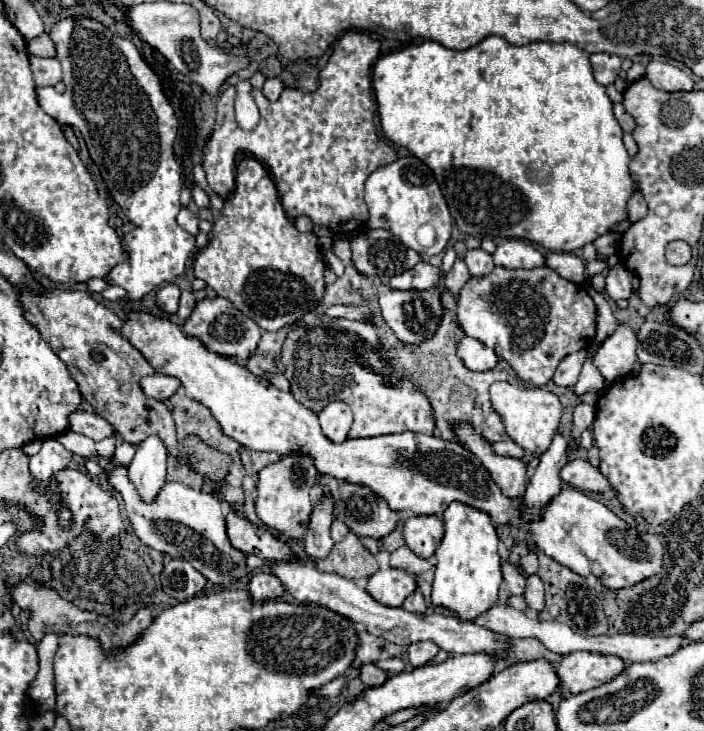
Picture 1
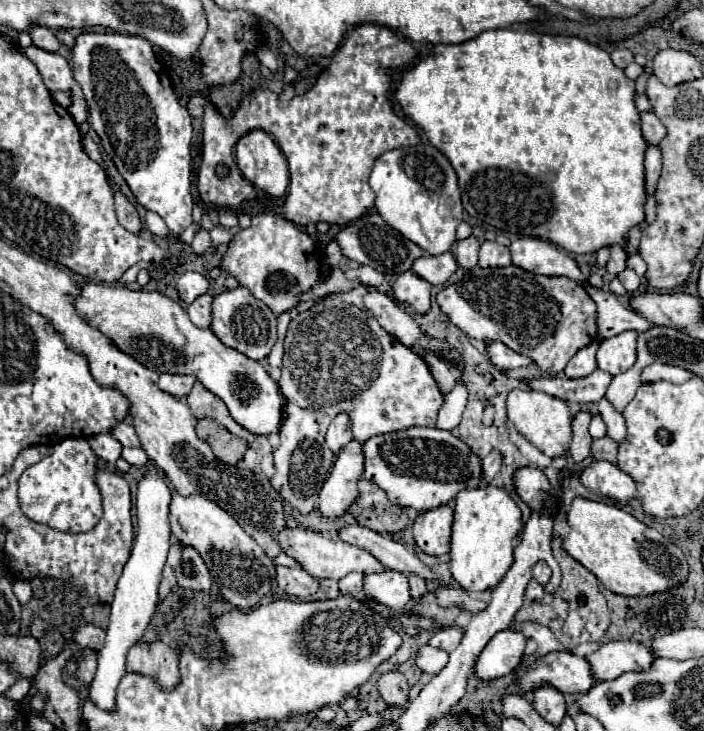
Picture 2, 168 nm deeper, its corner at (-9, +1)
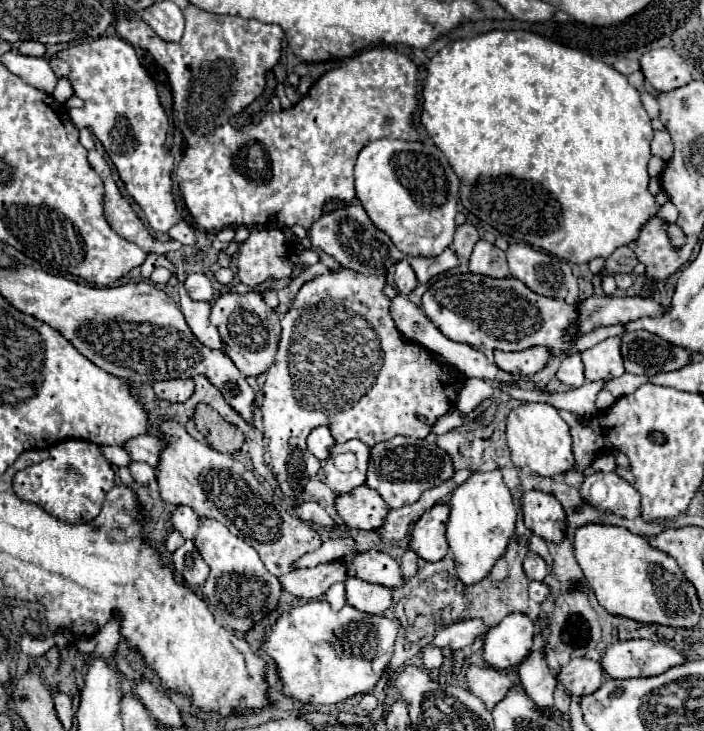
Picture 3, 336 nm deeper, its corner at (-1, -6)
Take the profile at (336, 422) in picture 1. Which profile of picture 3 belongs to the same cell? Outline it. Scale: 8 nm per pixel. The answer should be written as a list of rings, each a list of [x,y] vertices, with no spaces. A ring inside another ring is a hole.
[[[316,427],[310,431],[308,439],[308,451],[318,459],[318,461],[326,461],[330,455],[330,449],[334,447],[334,439],[328,431],[328,427]]]

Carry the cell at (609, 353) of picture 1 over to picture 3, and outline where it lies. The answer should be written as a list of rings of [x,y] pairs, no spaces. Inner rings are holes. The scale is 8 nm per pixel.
[[[608,337],[598,345],[582,351],[584,375],[586,381],[614,379],[624,375],[622,355],[620,355],[620,337]]]

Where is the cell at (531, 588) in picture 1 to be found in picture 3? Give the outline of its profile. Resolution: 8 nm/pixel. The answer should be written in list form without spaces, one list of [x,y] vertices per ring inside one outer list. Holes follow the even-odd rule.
[[[528,553],[524,557],[524,573],[528,575],[530,581],[542,581],[548,575],[548,565],[544,563],[544,559],[536,553]]]

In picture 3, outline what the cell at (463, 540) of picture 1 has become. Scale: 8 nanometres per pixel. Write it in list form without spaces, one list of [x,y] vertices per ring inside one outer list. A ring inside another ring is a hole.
[[[476,471],[452,495],[452,513],[448,519],[446,537],[450,543],[450,557],[456,561],[456,575],[464,585],[484,579],[498,557],[504,555],[506,543],[514,533],[516,509],[510,489],[502,481],[502,471]]]

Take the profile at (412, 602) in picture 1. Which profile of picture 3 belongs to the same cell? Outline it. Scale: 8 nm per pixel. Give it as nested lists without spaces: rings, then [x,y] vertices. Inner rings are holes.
[[[410,545],[406,547],[406,551],[404,551],[404,555],[402,555],[402,563],[400,563],[400,567],[402,567],[404,579],[414,577],[416,571],[418,571],[418,555],[410,549]]]

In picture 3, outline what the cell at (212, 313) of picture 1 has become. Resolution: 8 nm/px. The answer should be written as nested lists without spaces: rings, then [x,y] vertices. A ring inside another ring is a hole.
[[[224,293],[212,303],[210,321],[216,325],[222,341],[224,353],[234,361],[242,375],[266,373],[274,363],[274,355],[278,349],[280,337],[280,317],[278,313],[268,307],[260,293]]]

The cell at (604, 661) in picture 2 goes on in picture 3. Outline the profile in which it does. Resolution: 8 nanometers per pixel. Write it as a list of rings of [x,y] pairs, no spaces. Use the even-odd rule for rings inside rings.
[[[634,639],[614,643],[602,657],[606,675],[614,679],[652,677],[668,671],[670,667],[686,663],[688,657],[664,643],[650,643],[648,639]]]

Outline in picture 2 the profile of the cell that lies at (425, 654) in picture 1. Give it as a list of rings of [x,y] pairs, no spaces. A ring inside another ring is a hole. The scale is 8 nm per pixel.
[[[454,626],[454,628],[444,628],[444,630],[438,630],[432,638],[430,638],[430,646],[434,648],[440,648],[440,650],[446,650],[446,652],[452,652],[460,640],[464,636],[464,630],[460,626]]]

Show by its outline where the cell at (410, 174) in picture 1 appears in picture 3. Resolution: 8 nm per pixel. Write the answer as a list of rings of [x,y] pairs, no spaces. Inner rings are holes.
[[[378,139],[368,143],[356,159],[354,165],[354,183],[356,183],[356,197],[364,211],[368,213],[370,221],[390,235],[392,243],[410,257],[434,257],[440,255],[454,237],[456,229],[456,213],[458,213],[458,199],[460,199],[460,179],[452,171],[444,153],[432,141],[392,141],[392,139]]]

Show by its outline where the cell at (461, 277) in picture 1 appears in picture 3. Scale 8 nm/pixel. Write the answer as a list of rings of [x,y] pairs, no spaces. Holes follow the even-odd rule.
[[[464,223],[464,225],[458,225],[456,227],[456,235],[454,235],[454,241],[452,241],[452,247],[456,251],[458,257],[462,259],[468,259],[470,253],[472,253],[472,247],[474,243],[478,241],[478,231],[472,223]]]

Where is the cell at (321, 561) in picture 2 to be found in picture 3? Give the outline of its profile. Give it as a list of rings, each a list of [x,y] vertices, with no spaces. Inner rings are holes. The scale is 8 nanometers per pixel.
[[[380,551],[358,553],[348,567],[350,567],[350,575],[356,575],[368,583],[378,583],[388,589],[404,585],[400,565],[390,555]]]

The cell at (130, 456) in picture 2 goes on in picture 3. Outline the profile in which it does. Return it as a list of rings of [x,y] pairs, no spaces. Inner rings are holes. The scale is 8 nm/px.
[[[134,461],[128,469],[130,469],[130,473],[132,473],[132,477],[134,477],[134,481],[138,485],[148,485],[150,481],[156,479],[156,473],[154,473],[154,469],[148,463],[136,463]]]

